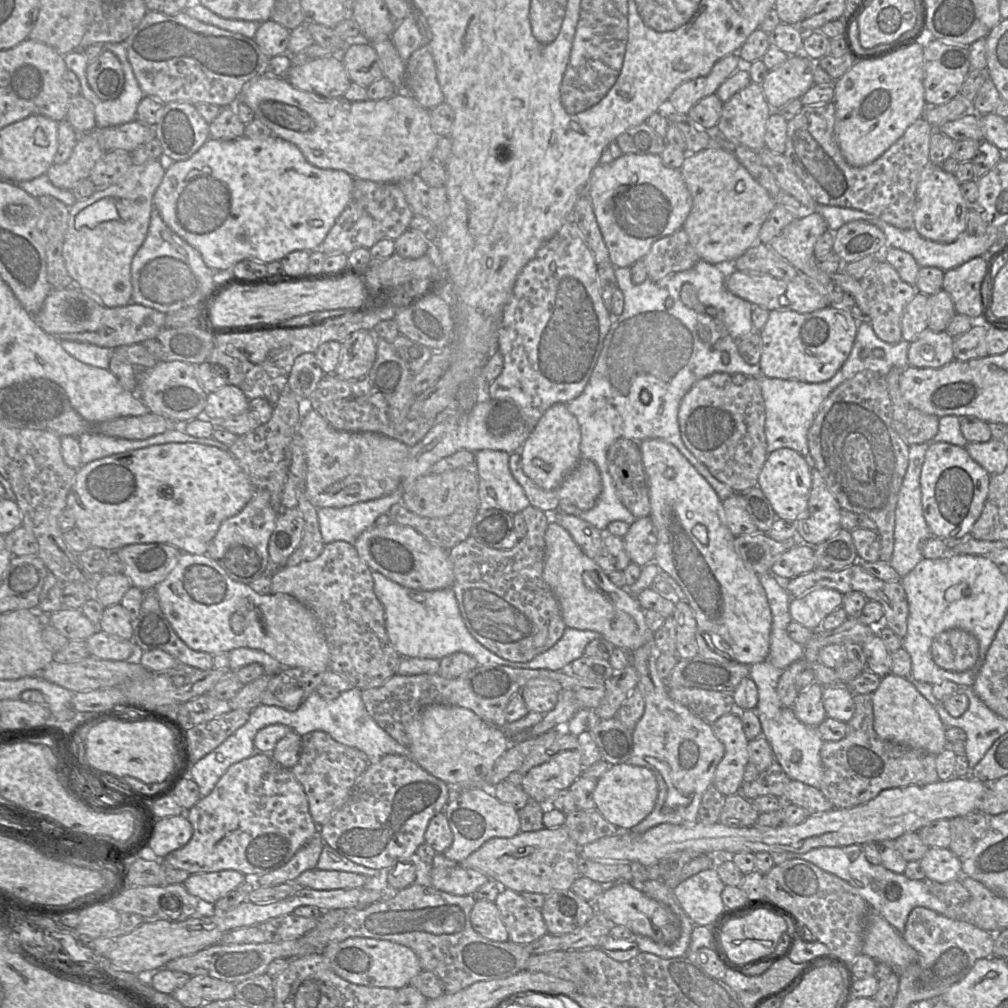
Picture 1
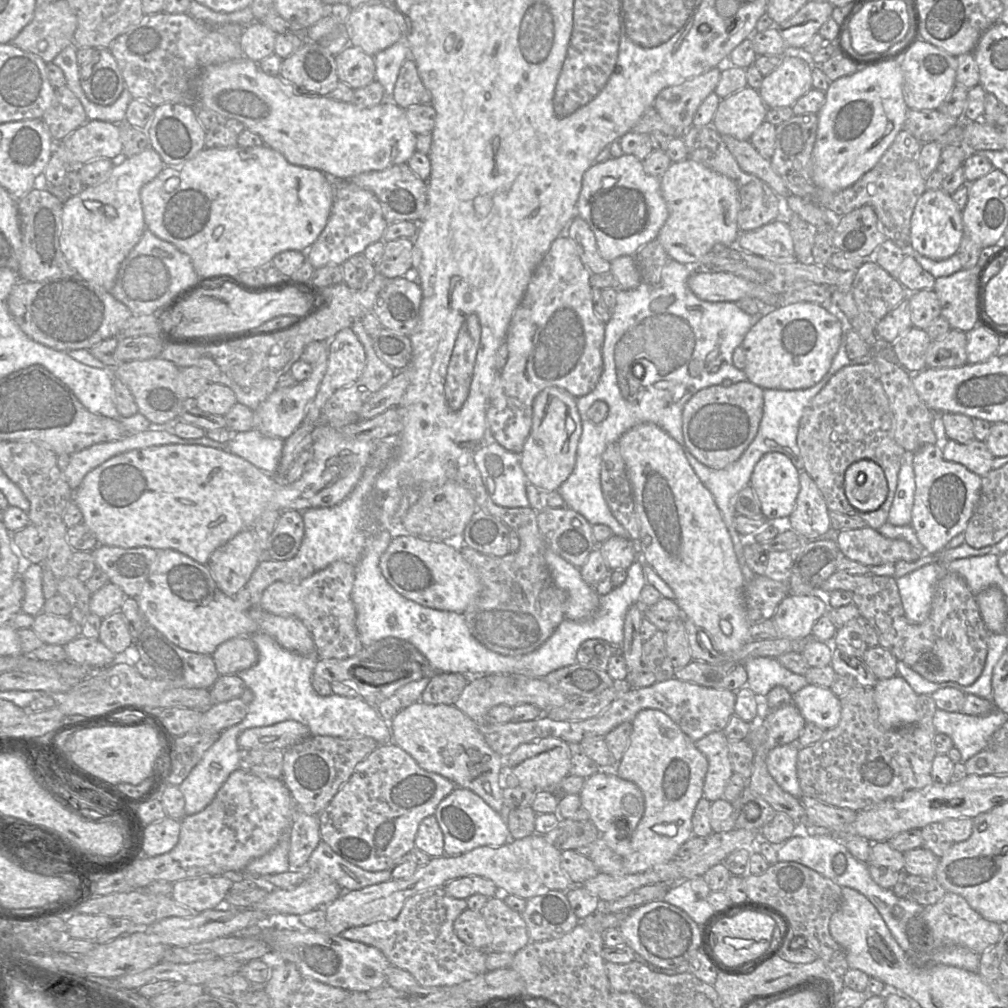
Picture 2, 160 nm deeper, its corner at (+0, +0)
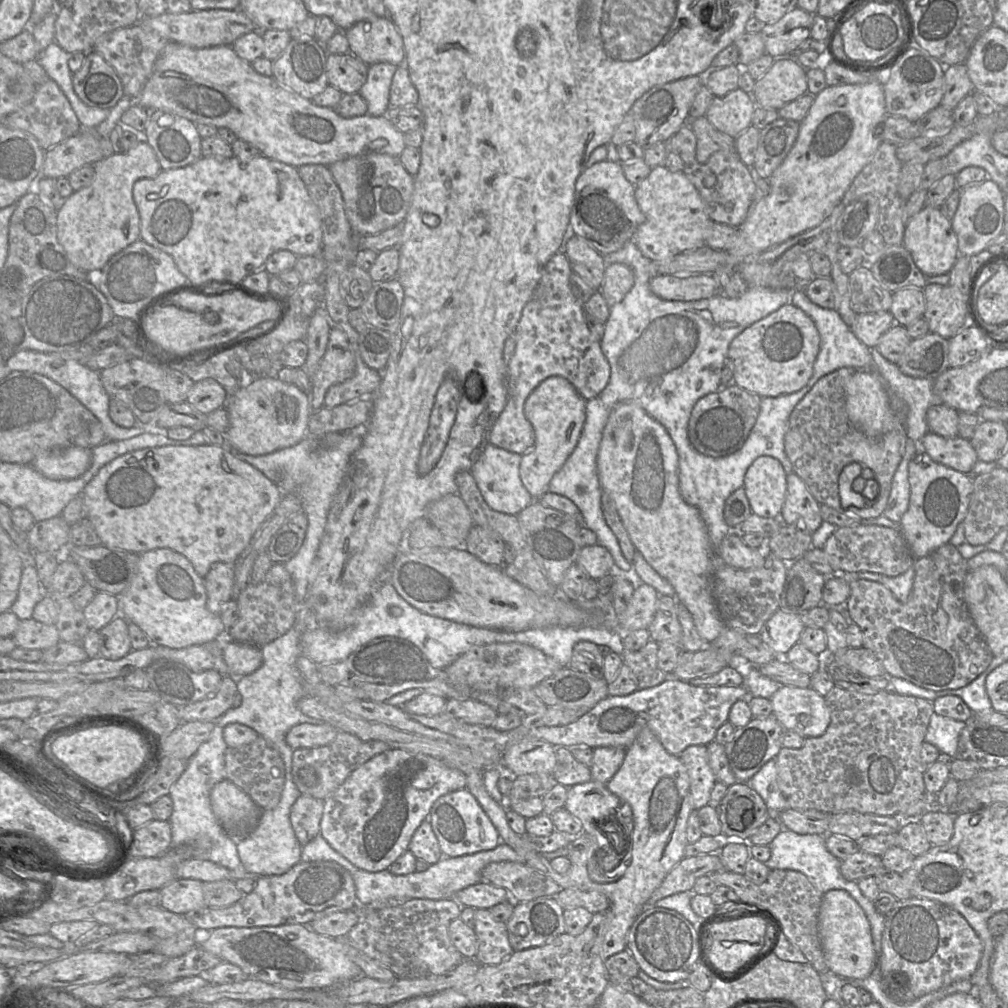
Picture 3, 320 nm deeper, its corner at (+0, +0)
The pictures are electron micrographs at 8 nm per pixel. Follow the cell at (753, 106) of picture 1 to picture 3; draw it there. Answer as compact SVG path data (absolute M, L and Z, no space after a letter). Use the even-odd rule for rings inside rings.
M737 88L725 96L714 96L705 116L718 131L736 138L751 126L756 106L752 94Z

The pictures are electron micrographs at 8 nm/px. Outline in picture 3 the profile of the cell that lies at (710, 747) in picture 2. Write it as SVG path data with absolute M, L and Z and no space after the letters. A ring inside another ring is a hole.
M692 745L679 755L690 779L692 810L708 805L710 794L717 780L710 768L706 745Z

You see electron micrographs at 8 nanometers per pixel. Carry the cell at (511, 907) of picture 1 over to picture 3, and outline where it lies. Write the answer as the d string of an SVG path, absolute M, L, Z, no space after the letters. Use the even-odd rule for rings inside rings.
M475 909L474 931L478 940L474 959L480 965L497 965L512 954L506 923L494 919L489 909Z

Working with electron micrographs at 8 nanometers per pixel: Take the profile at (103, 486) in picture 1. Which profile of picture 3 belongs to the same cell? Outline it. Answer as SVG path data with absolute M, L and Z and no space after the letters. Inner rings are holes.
M213 444L148 447L125 453L103 466L82 492L86 517L103 546L139 555L169 548L185 556L202 578L214 563L237 561L282 496L275 482L233 455L228 445Z

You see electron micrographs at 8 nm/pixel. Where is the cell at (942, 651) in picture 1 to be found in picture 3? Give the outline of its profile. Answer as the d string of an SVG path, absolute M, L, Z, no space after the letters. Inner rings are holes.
M946 543L928 555L917 558L913 564L915 570L915 577L913 582L912 592L906 602L898 601L892 592L884 585L878 582L855 579L850 582L850 596L846 601L846 608L850 614L851 619L857 624L863 633L862 647L872 651L875 656L881 661L884 666L887 677L898 677L909 681L916 686L933 690L942 691L948 689L962 688L973 680L975 680L981 673L983 673L990 665L994 655L984 640L982 634L976 627L964 598L964 581L968 573L967 560L964 559L958 551L958 548L950 543Z

